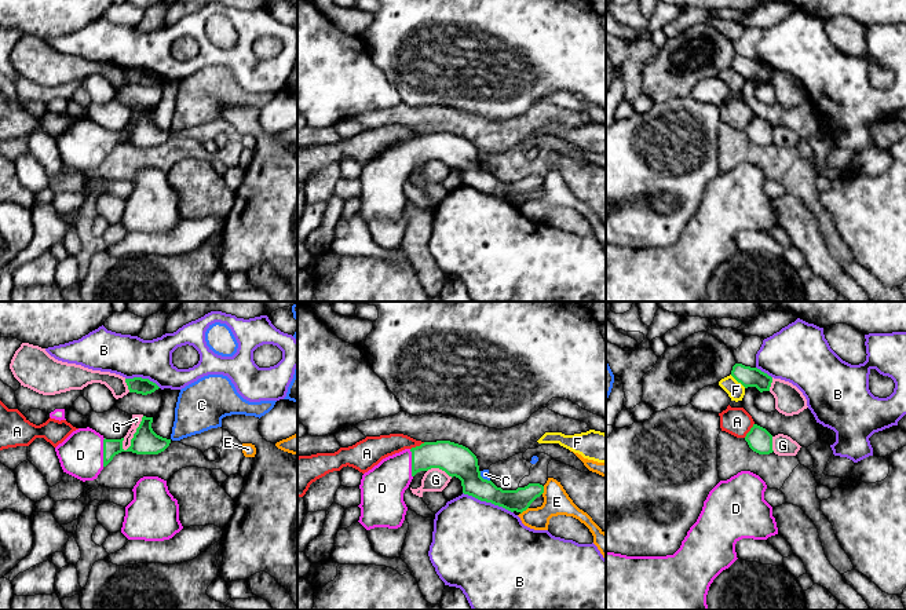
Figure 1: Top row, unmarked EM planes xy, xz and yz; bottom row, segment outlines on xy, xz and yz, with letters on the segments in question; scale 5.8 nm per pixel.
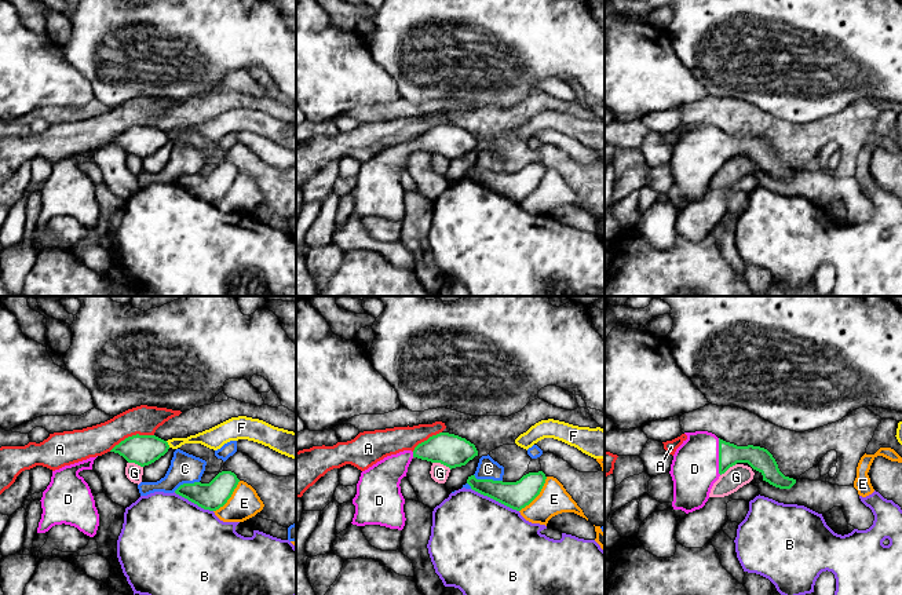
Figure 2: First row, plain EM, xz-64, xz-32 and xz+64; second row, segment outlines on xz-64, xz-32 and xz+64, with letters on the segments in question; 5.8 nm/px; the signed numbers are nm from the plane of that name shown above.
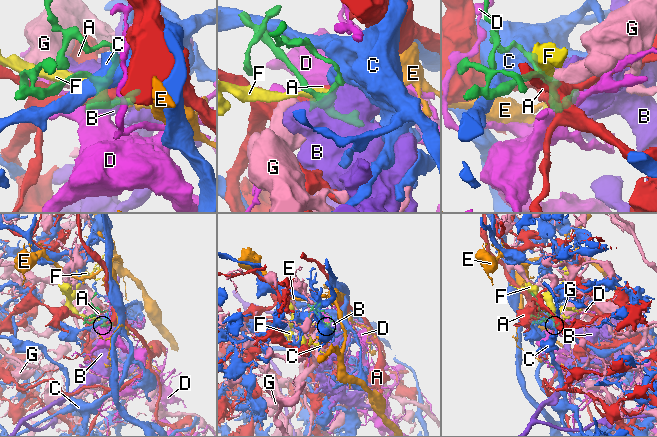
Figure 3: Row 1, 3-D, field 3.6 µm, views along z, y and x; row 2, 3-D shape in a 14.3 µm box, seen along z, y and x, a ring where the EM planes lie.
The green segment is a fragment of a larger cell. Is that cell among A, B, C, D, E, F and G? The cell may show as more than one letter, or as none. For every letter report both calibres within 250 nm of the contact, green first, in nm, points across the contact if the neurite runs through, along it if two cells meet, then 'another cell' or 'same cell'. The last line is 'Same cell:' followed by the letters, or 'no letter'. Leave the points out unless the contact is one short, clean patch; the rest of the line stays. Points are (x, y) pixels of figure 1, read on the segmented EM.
A: 190/150 nm | along xz (424, 442), (411, 449) | another cell
B: 160/500 nm | another cell
C: 190/50 nm | another cell
D: 150/260 nm | same cell
E: 140/160 nm | along xz (544, 486), (541, 493) | another cell
F: 120/100 nm | another cell
G: 150/60 nm | another cell
Same cell: D

